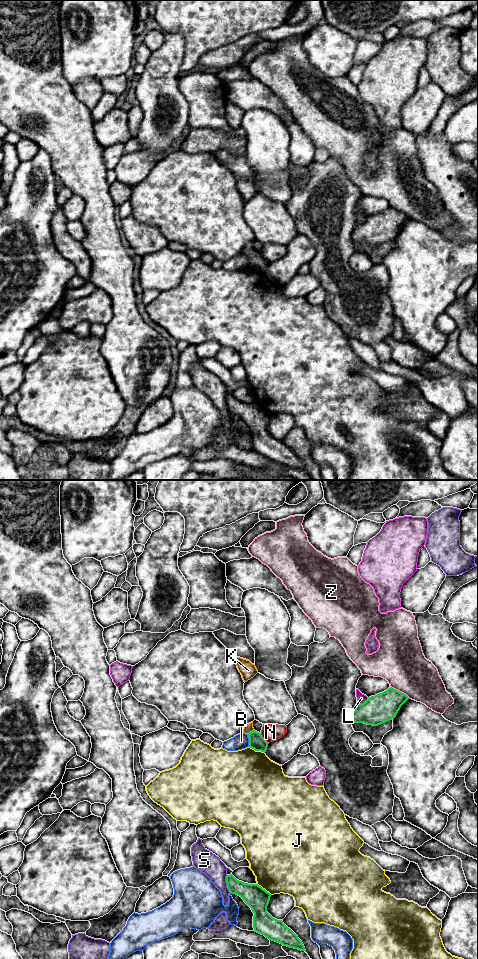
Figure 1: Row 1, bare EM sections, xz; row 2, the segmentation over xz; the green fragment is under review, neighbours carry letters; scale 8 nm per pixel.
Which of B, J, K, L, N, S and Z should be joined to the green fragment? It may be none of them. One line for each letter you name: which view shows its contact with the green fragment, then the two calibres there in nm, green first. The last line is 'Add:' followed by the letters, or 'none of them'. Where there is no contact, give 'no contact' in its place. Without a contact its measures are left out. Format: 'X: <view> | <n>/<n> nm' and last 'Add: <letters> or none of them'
K: xz | 120/70 nm
Add: K

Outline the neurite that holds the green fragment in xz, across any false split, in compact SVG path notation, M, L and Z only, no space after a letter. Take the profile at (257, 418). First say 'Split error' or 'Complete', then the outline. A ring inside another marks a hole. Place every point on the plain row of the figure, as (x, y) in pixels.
Complete. M232 394L226 396L227 408L231 414L240 416L254 433L254 451L283 466L305 471L298 456L282 440L273 438L267 432L271 414L258 404L237 400Z

